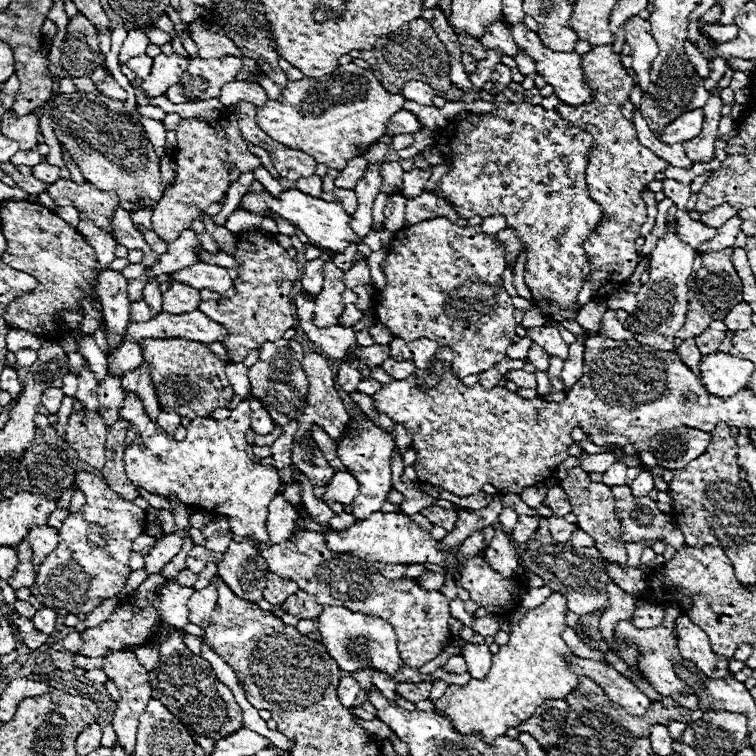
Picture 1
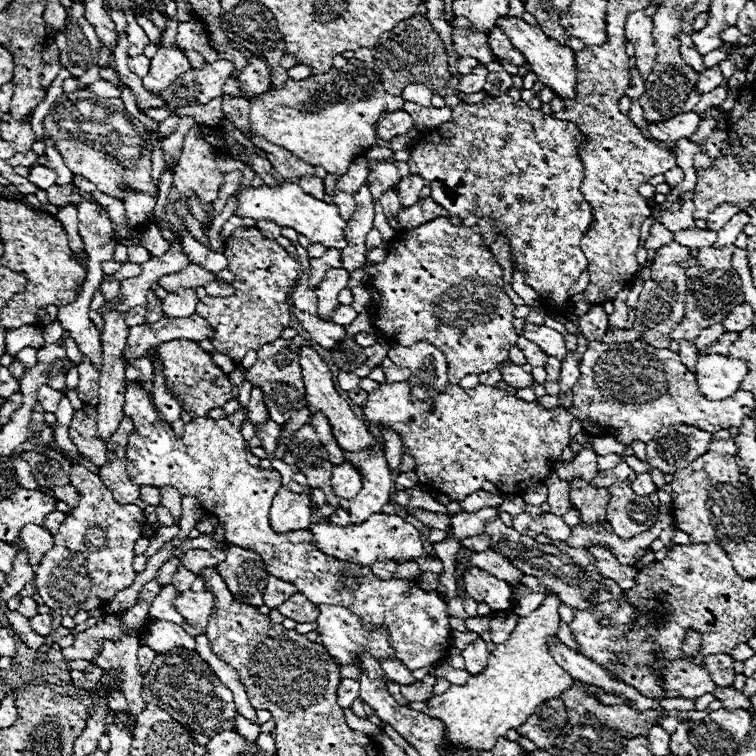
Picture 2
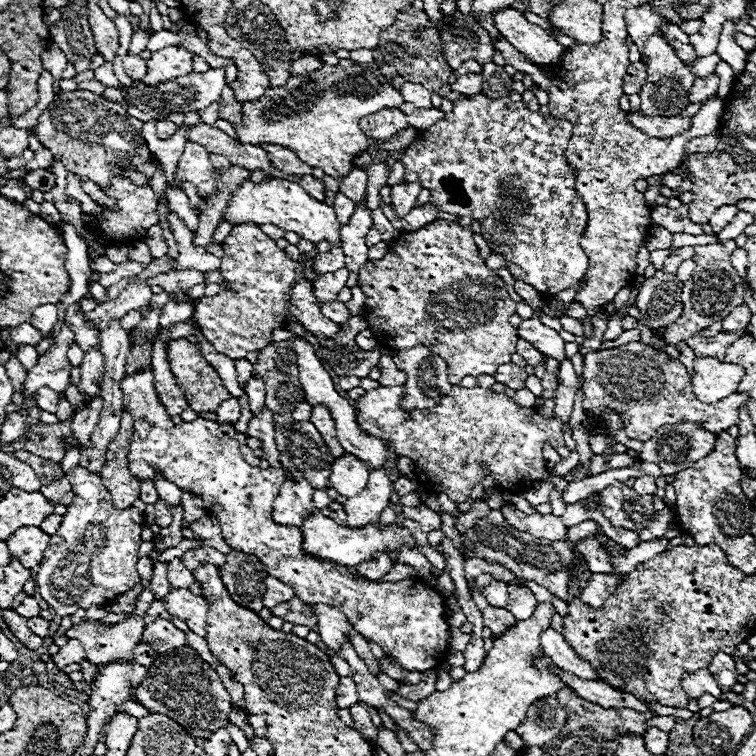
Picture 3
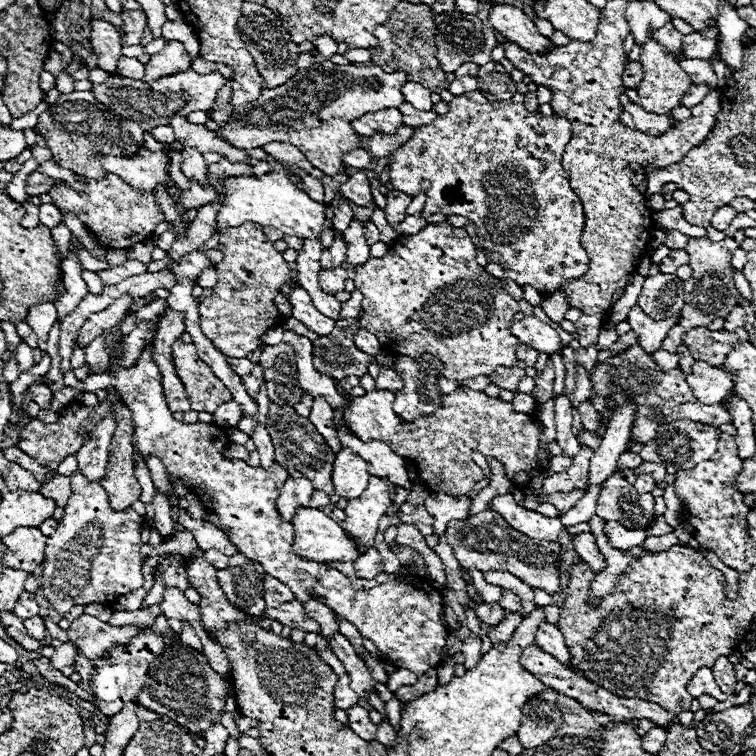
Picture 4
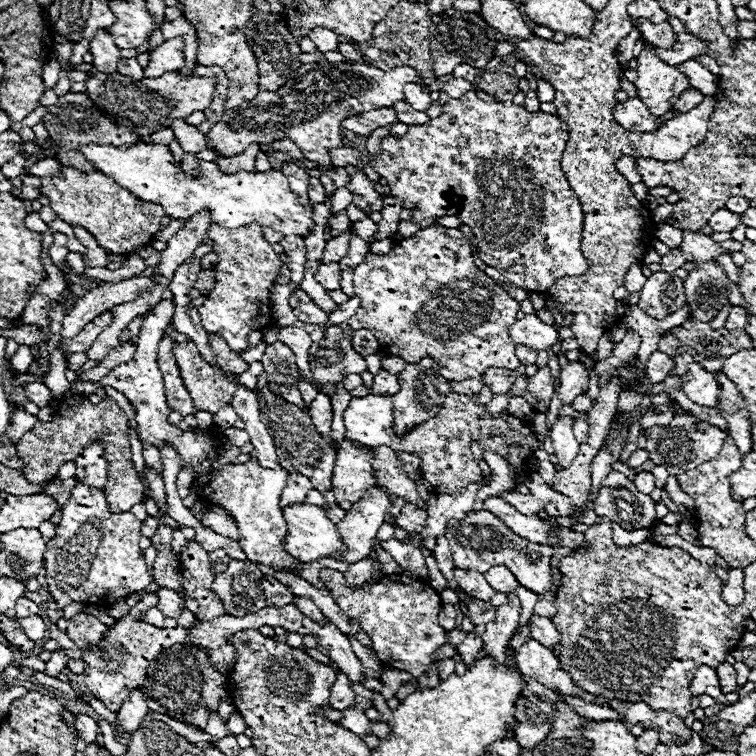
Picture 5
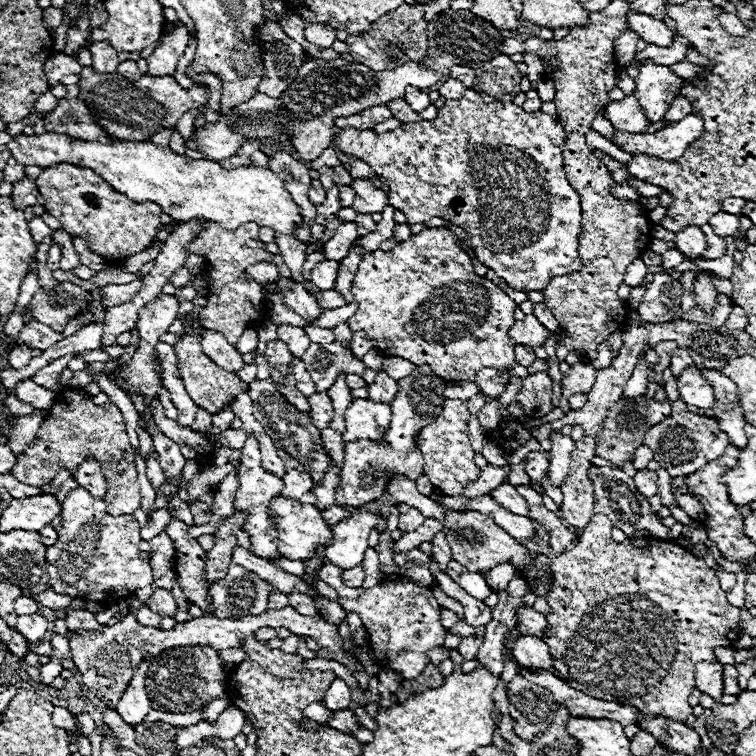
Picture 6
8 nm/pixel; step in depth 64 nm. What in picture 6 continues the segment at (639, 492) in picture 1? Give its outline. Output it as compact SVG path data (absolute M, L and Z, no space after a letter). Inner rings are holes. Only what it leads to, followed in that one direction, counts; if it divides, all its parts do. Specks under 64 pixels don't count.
M638 470L636 476L634 476L634 482L636 482L636 488L642 496L650 498L656 494L656 472L652 470Z

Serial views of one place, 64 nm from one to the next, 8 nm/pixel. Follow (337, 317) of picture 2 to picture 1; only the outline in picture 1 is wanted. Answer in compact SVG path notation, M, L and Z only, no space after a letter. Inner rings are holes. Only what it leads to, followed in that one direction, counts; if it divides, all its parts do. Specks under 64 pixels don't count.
M348 304L348 306L344 308L342 316L340 316L340 322L342 322L342 326L352 328L352 326L354 326L354 324L358 324L362 318L364 318L362 310L358 310L354 304Z

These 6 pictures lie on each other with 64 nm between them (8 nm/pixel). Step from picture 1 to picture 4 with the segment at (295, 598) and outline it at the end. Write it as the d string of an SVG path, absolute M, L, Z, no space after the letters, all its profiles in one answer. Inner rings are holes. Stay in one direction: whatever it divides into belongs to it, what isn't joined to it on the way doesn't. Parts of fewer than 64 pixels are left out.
M292 600L284 606L278 606L278 608L266 608L262 616L270 618L270 620L278 620L284 626L290 626L290 628L300 628L300 630L306 630L306 632L318 632L320 634L318 622L304 614L302 602L298 602L298 600Z

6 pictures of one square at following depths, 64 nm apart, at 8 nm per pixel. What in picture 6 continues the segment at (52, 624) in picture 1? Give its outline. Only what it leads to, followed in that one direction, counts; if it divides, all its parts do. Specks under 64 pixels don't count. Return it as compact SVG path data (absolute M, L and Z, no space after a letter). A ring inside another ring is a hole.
M30 614L30 616L20 616L16 630L24 634L32 644L38 644L46 632L48 632L48 620L42 614Z

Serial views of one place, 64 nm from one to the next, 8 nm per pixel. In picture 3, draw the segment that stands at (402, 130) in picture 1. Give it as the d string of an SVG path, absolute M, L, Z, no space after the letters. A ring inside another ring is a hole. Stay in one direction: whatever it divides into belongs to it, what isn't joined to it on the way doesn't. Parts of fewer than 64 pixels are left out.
M380 110L368 118L362 118L360 126L374 140L390 140L400 130L406 130L408 122L402 110Z

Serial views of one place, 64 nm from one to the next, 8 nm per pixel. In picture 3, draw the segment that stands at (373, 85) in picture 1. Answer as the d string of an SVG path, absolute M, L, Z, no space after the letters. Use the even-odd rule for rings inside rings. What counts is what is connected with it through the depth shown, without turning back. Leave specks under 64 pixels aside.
M328 66L314 70L308 76L290 76L286 88L268 88L262 98L246 102L246 124L238 124L240 144L280 144L296 152L308 166L322 168L328 176L346 176L352 168L352 158L368 150L372 138L360 130L360 118L382 108L400 108L404 104L400 92L376 68L364 66Z

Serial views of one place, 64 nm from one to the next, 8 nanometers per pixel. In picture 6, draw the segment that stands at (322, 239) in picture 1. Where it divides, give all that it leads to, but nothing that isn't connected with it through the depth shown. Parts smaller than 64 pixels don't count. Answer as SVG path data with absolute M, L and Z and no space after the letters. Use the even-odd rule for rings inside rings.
M34 134L34 136L16 136L12 142L4 146L4 150L12 152L12 158L24 166L56 166L62 162L68 164L78 164L82 162L84 168L94 170L100 174L116 192L126 194L134 202L154 202L172 216L176 222L188 222L192 218L206 218L212 222L222 224L226 230L236 230L238 226L246 222L256 222L258 226L268 226L274 232L282 234L292 234L296 226L302 226L302 214L300 206L292 202L292 196L284 188L284 180L280 180L278 174L258 168L258 166L248 166L248 168L236 168L236 170L224 170L218 162L212 160L192 160L188 156L178 156L174 154L168 146L156 146L152 142L112 142L112 144L102 144L102 142L84 142L84 140L70 140L64 134Z

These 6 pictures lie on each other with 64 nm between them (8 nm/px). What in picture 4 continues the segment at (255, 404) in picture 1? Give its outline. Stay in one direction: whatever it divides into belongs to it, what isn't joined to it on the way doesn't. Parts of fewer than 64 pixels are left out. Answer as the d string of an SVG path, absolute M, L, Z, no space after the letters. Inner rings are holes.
M256 364L256 366L254 366L254 370L252 370L252 374L244 376L244 378L242 378L242 382L244 382L244 388L248 390L248 394L252 394L252 398L256 398L258 390L260 390L260 386L262 386L262 382L264 382L260 364Z

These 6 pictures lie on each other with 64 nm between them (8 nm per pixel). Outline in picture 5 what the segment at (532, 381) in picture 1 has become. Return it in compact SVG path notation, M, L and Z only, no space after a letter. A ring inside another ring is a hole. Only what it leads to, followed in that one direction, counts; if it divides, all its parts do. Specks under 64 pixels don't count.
M488 368L484 372L484 384L494 392L494 394L500 394L500 392L508 392L516 378L520 376L518 370L506 370L506 368Z

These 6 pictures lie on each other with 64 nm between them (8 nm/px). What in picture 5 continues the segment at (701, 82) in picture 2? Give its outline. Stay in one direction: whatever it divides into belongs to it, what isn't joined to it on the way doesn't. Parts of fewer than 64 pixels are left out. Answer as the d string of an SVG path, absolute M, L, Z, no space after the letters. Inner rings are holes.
M688 88L688 92L684 92L684 94L678 98L674 110L678 110L678 112L684 114L684 112L692 110L694 106L698 106L700 100L704 100L704 94L702 94L700 90L696 90L696 88Z

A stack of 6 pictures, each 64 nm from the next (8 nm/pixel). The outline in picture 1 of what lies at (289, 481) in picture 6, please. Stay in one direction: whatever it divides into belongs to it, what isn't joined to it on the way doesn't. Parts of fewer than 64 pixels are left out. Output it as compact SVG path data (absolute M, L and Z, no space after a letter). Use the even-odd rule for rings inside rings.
M276 494L276 498L270 502L268 512L268 542L266 546L274 546L276 542L284 542L296 528L298 512L292 504L288 504L282 494Z

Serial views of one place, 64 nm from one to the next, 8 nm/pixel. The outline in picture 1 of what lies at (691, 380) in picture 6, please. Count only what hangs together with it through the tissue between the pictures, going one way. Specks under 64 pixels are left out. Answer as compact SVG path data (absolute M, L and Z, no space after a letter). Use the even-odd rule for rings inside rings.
M714 352L702 358L700 372L706 390L714 396L726 398L746 388L748 378L754 372L754 364L726 352Z

